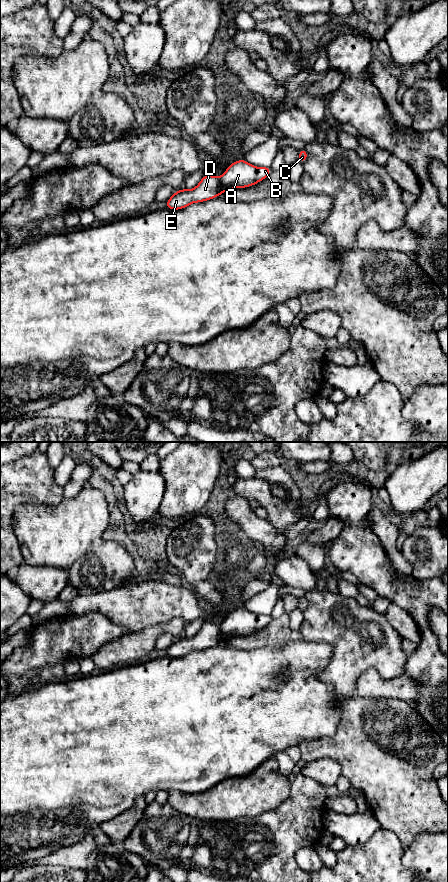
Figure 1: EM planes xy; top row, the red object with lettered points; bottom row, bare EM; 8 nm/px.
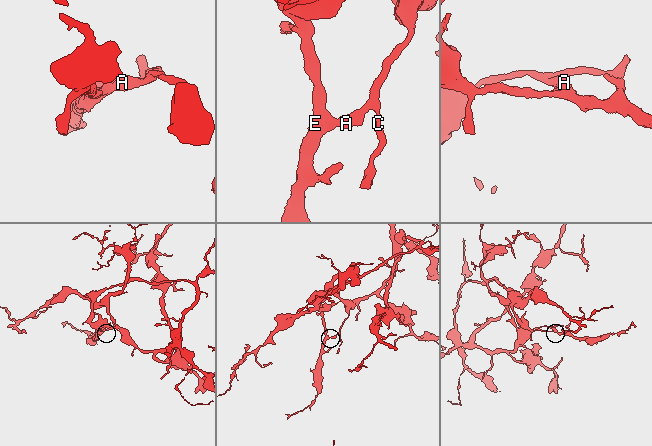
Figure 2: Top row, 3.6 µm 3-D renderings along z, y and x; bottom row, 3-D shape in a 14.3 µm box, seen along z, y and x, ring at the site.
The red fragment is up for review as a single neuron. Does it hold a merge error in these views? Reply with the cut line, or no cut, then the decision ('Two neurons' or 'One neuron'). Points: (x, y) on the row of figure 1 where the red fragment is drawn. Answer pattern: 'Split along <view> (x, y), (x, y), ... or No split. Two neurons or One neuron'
Split along xy (218, 178), (223, 190). Two neurons

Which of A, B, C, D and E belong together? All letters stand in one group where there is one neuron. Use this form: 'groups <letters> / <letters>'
groups A B C / D E

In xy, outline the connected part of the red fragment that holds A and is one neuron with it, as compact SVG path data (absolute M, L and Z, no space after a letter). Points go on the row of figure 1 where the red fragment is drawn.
M241 159L231 163L219 179L222 190L228 192L253 186L264 180L270 173L270 167L256 167Z

